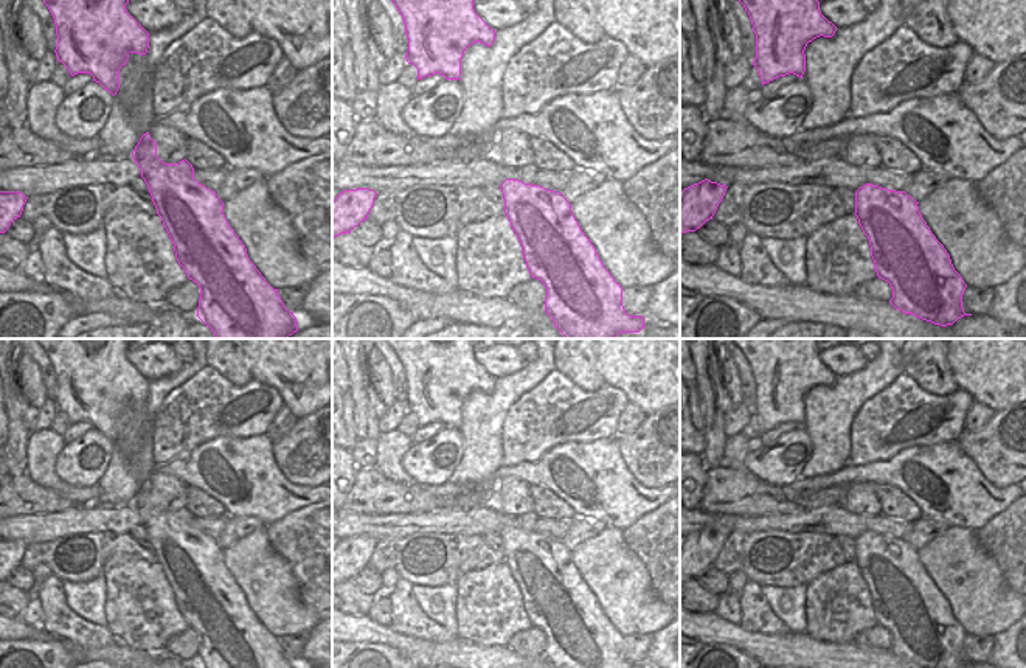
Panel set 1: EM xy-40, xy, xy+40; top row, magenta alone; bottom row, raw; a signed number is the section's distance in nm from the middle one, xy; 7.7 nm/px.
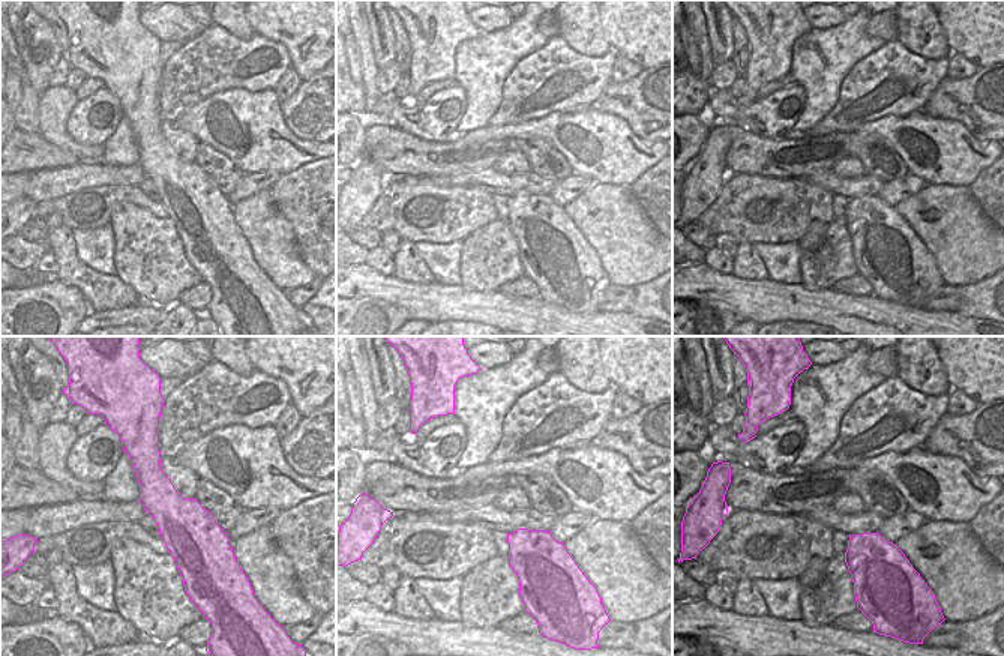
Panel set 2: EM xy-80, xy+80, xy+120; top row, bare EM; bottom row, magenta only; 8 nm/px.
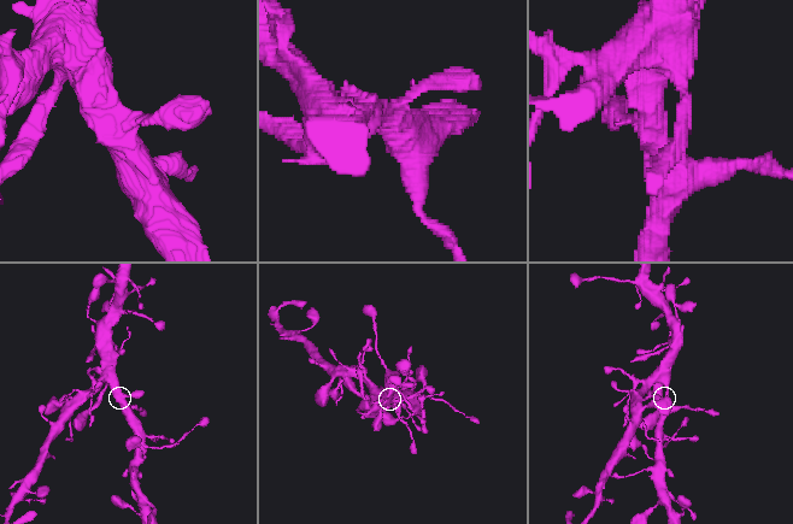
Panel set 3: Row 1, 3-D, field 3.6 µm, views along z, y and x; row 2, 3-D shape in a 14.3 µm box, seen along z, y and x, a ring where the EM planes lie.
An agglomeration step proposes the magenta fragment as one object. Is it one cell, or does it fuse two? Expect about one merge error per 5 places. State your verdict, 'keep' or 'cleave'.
keep

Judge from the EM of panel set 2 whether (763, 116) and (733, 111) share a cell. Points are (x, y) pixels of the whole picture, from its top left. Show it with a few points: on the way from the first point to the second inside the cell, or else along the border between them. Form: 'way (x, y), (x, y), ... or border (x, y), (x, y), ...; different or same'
way (755, 113), (740, 113); same

